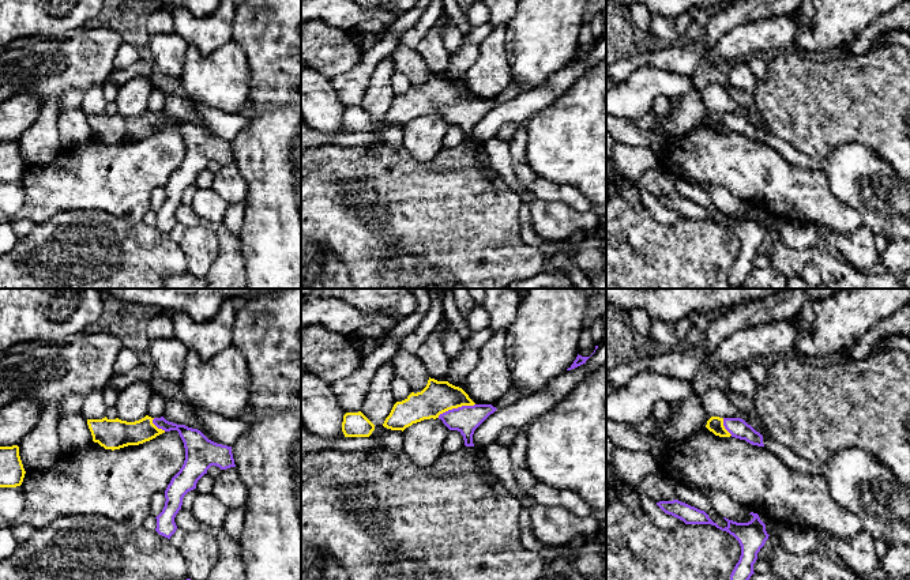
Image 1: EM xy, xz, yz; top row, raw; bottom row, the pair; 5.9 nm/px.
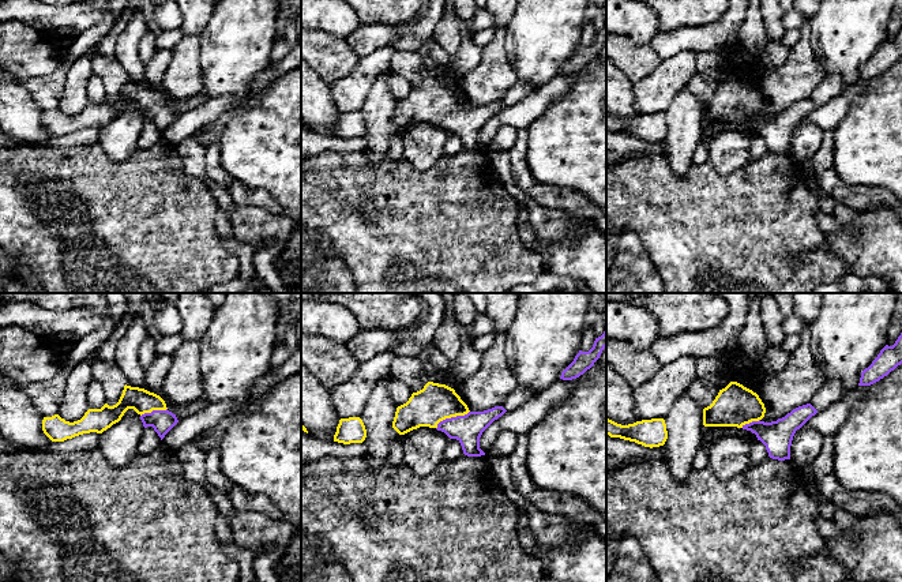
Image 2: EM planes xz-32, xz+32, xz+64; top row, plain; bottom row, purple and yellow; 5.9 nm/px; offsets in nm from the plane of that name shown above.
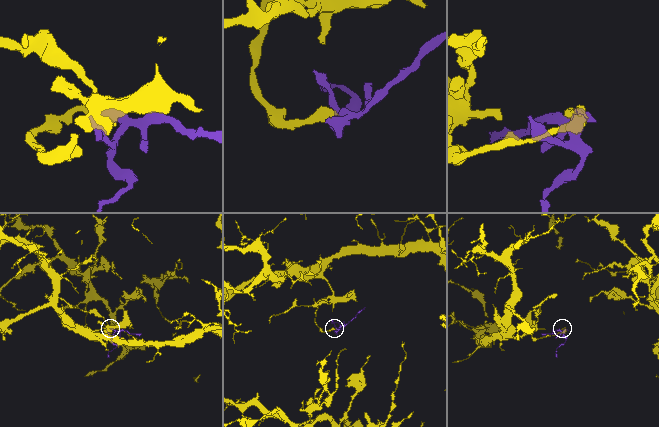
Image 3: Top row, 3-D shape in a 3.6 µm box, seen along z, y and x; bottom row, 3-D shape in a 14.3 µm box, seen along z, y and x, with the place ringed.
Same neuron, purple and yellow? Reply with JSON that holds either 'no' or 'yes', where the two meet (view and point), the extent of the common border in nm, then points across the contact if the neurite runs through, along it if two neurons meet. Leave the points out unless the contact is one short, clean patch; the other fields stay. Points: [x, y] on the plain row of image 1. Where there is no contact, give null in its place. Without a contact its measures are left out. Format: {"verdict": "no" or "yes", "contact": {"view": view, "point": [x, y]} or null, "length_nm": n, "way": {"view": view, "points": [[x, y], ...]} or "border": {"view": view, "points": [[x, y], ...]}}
{"verdict": "yes", "contact": {"view": "xz", "point": [455, 104]}, "length_nm": 240, "way": {"view": "xz", "points": [[467, 113], [455, 104], [436, 93]]}}

